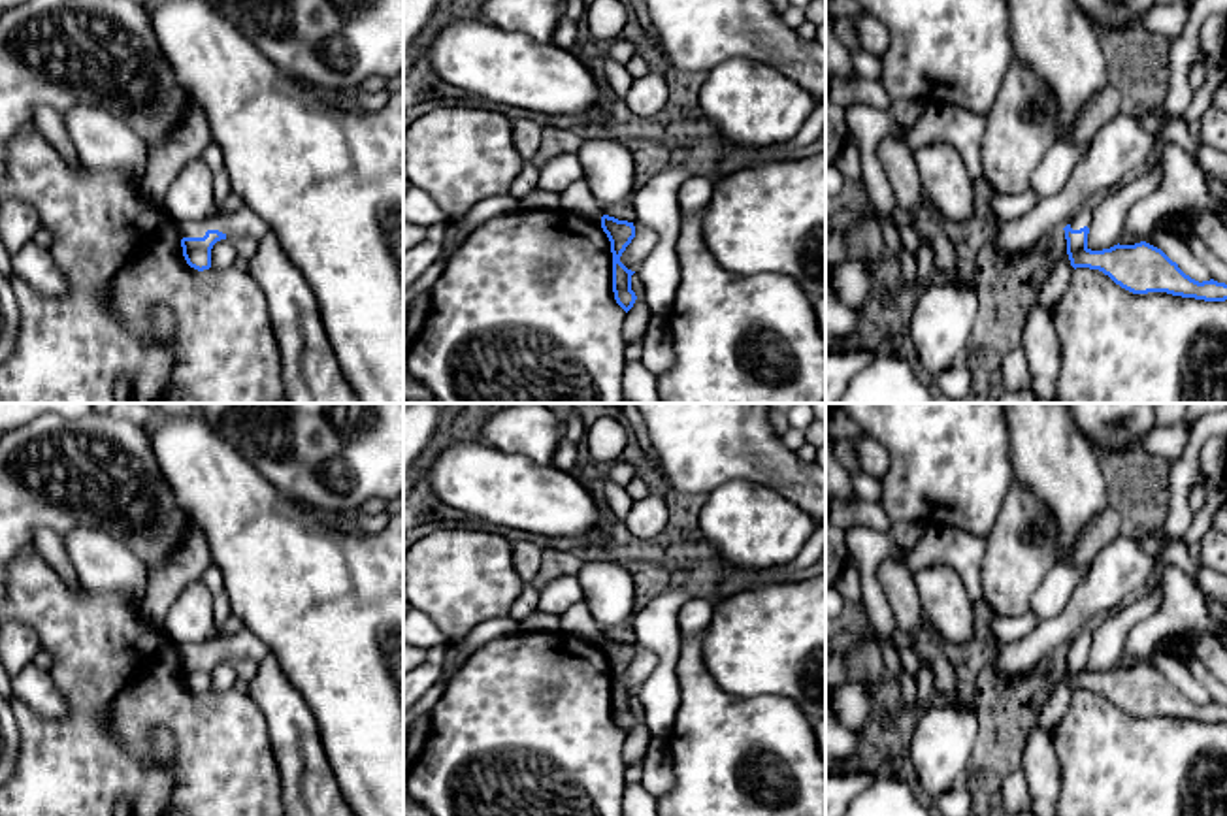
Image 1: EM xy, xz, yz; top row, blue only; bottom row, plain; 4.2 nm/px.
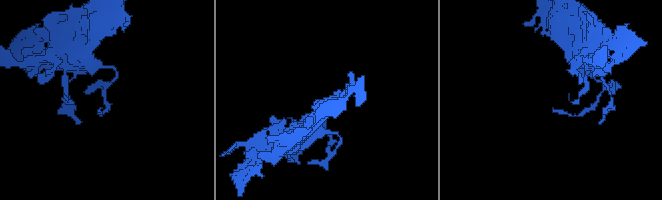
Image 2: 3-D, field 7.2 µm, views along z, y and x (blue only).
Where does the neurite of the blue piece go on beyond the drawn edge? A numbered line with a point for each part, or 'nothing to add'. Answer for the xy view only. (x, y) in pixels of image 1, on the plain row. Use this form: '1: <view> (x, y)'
1: xy (244, 643)

